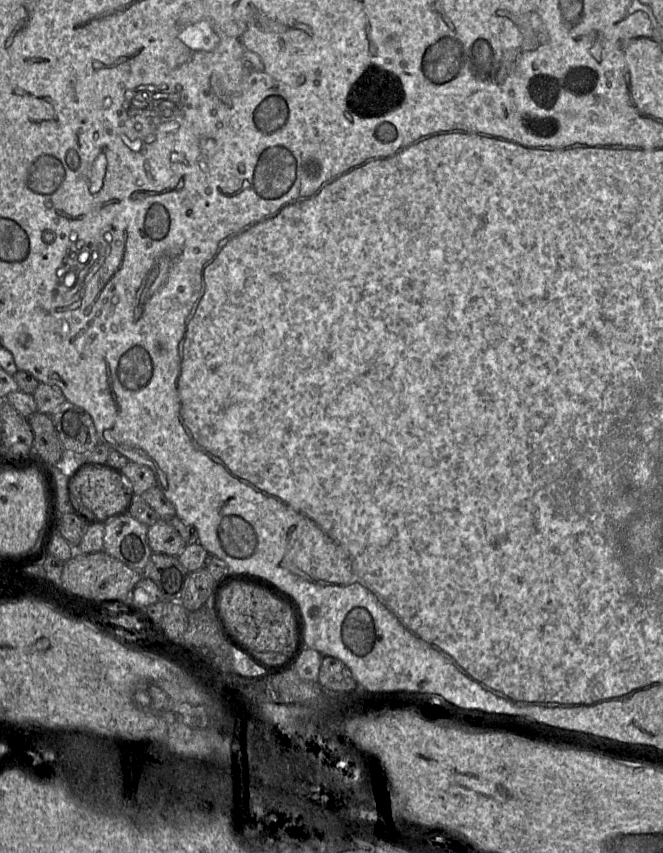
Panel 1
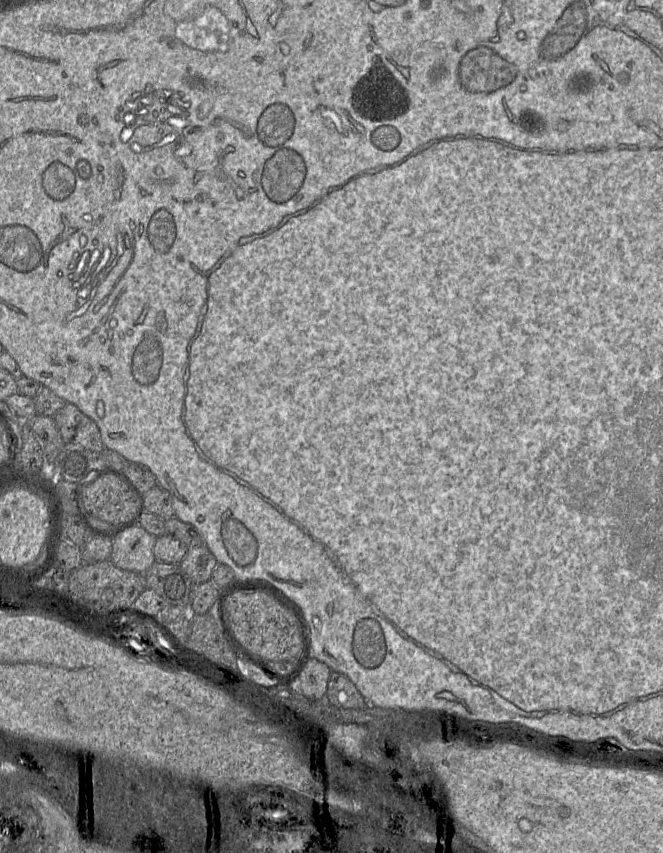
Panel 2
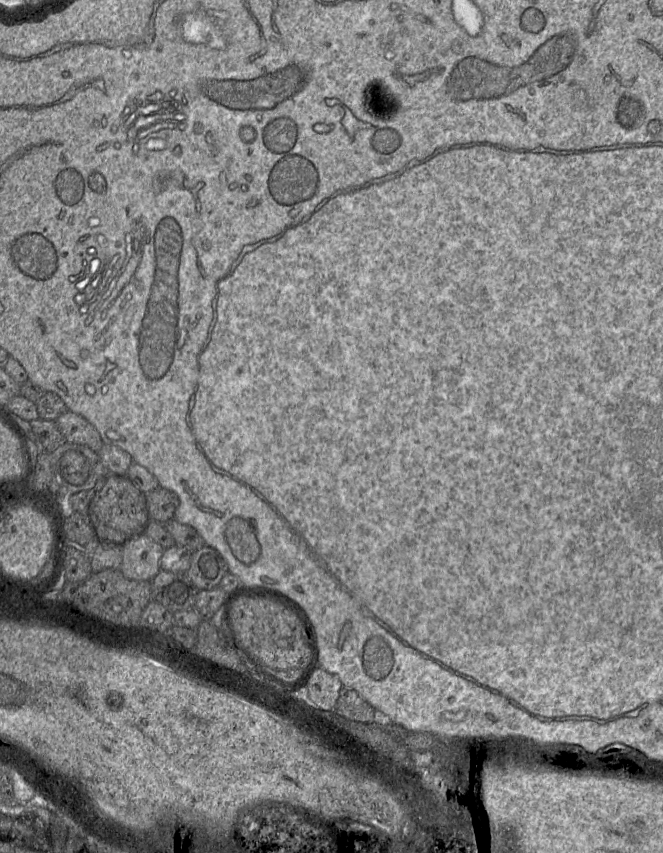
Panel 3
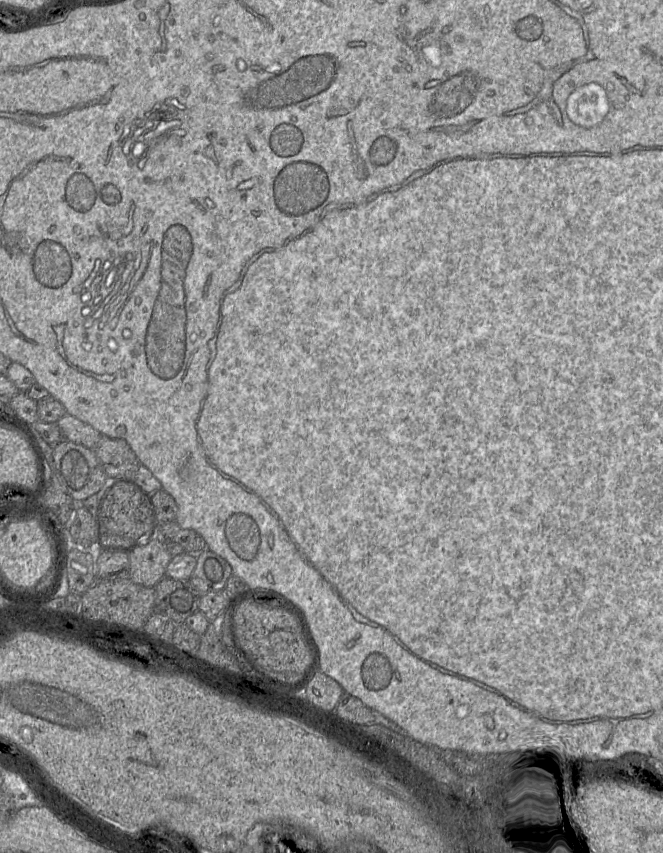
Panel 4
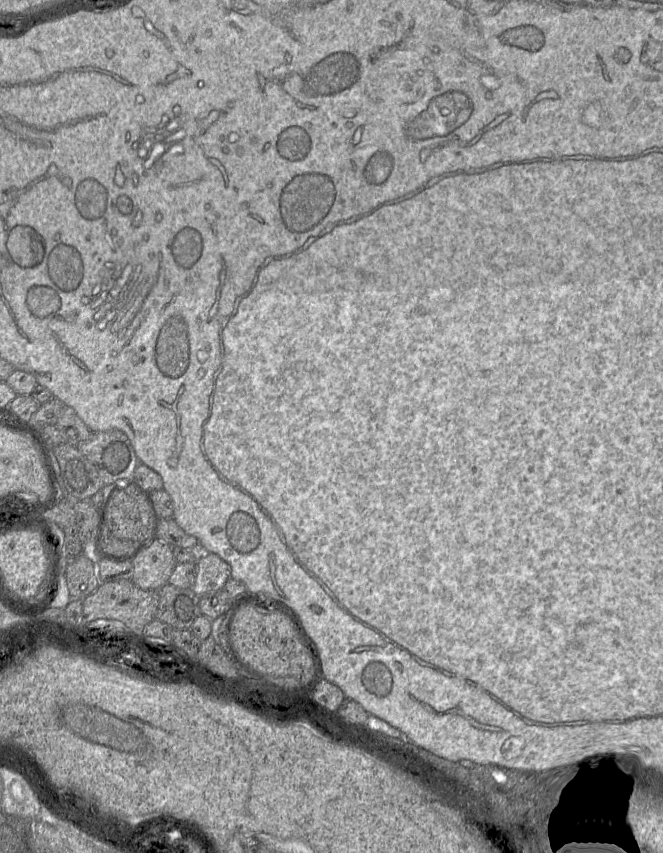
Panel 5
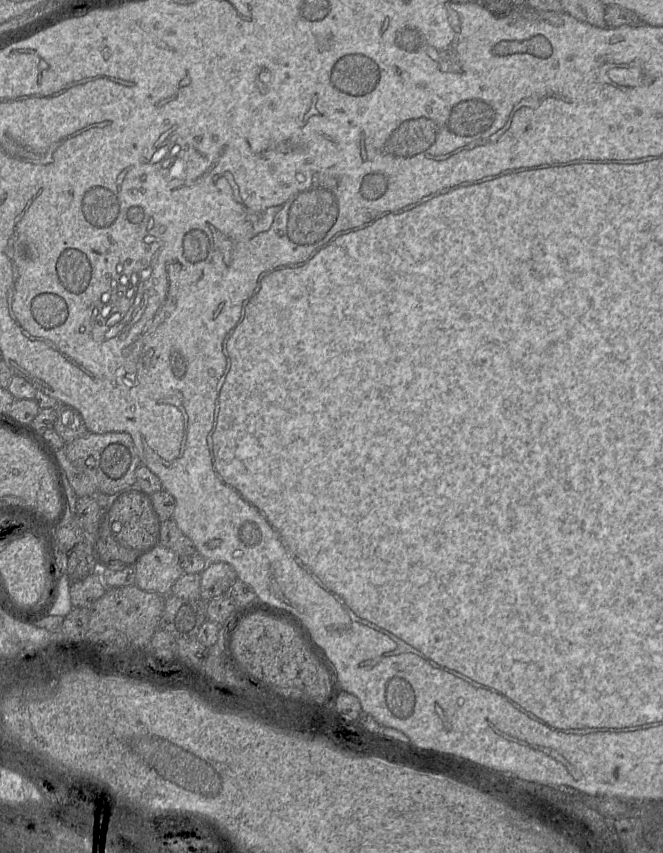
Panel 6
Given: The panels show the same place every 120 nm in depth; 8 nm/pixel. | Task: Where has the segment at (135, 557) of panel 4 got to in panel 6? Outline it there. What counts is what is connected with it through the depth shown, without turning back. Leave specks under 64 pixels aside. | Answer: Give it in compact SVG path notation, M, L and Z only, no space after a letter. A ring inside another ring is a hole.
M158 545L144 555L136 570L136 585L145 591L168 596L176 581L184 574L180 557L171 549Z

